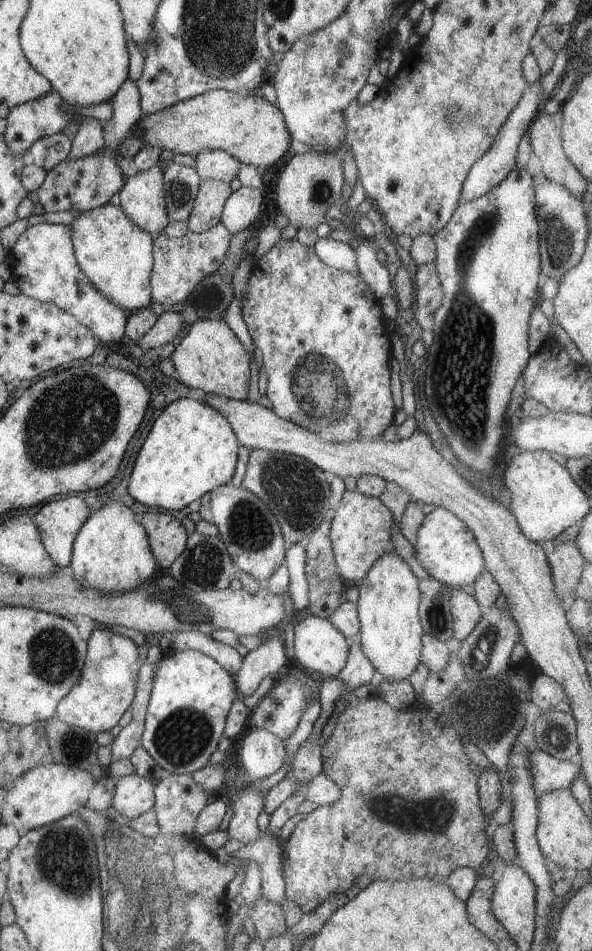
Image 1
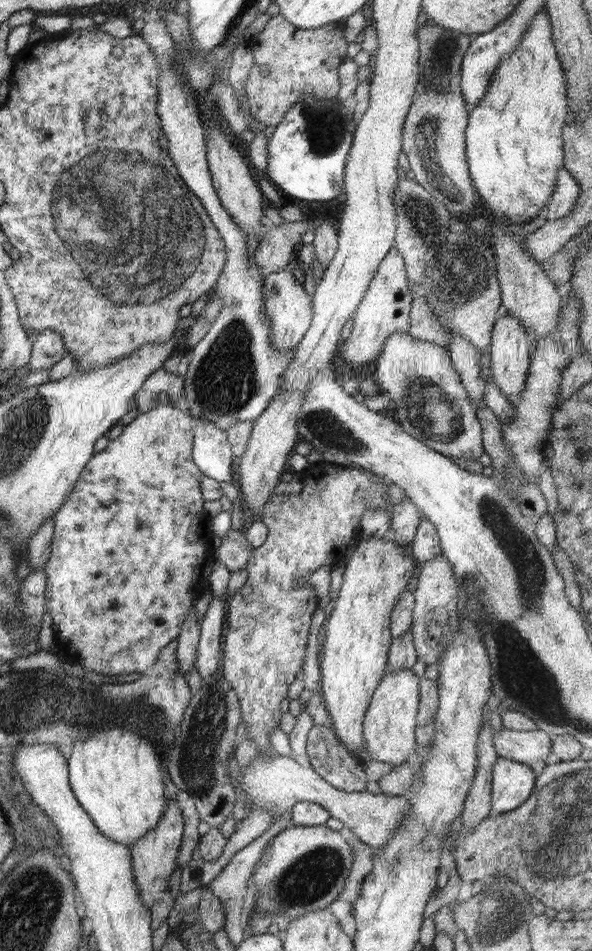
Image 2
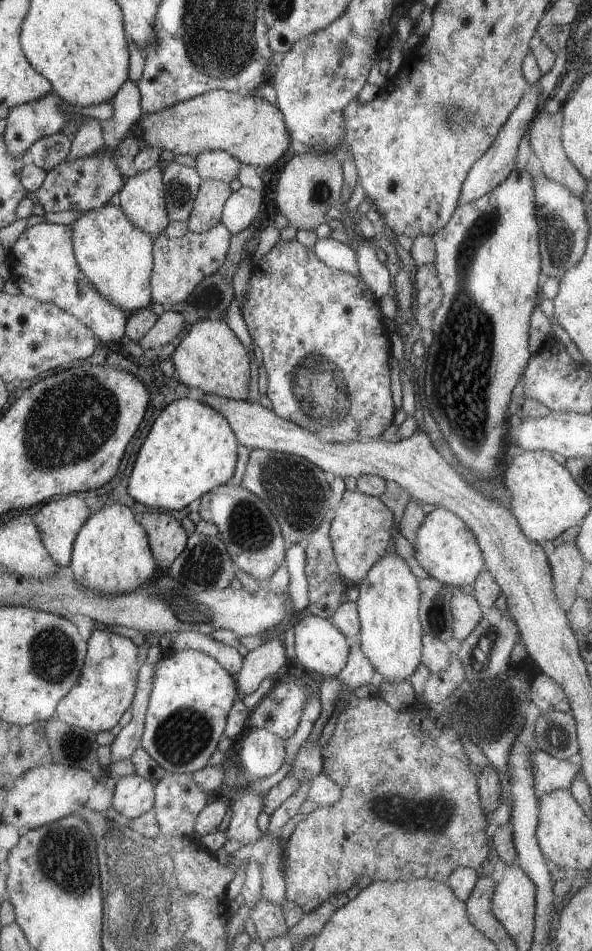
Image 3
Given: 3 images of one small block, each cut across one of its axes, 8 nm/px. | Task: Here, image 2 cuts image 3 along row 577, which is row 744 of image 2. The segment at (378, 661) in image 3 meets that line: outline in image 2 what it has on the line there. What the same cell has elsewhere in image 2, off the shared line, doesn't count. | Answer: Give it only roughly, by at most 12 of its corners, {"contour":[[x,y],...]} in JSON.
{"contour":[[387,672],[363,721],[368,760],[398,766],[417,750],[421,680]]}

